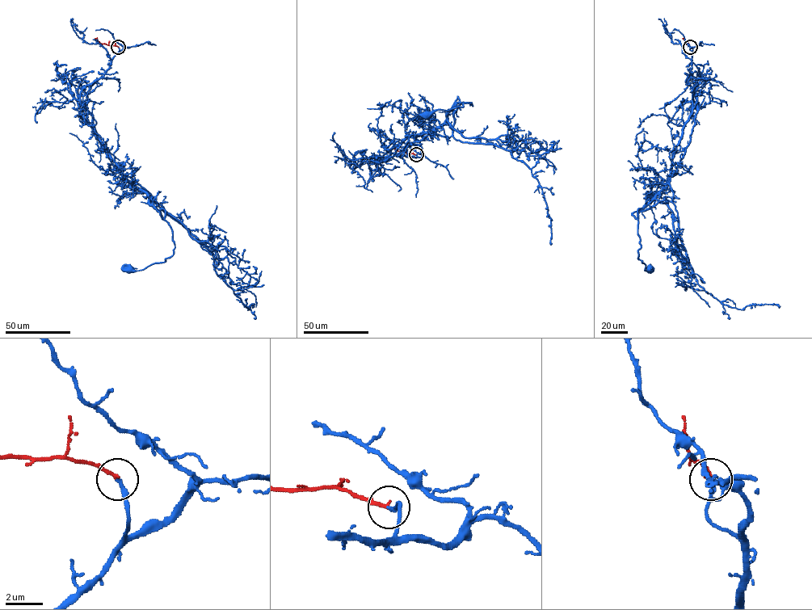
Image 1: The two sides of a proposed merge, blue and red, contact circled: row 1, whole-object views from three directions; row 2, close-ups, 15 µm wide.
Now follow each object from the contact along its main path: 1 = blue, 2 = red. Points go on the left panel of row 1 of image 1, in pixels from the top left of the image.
1: (118, 47), (106, 73), (81, 92), (80, 104), (119, 172), (170, 225), (174, 245), (164, 262), (129, 269)
2: (118, 47), (101, 44), (94, 38)

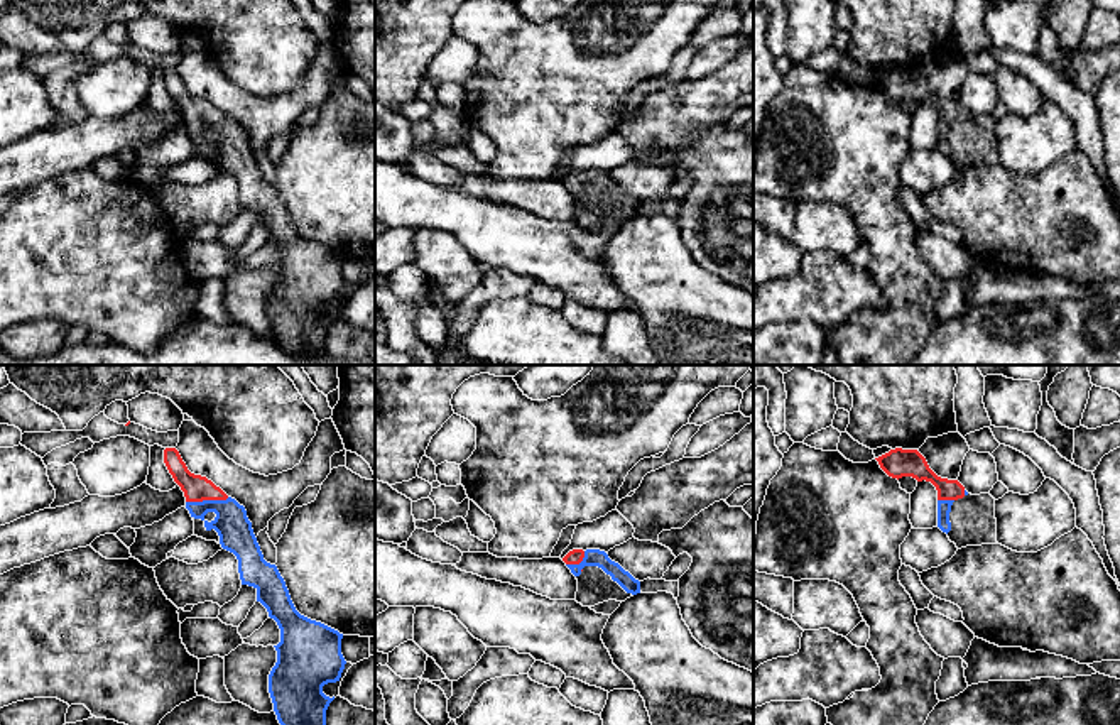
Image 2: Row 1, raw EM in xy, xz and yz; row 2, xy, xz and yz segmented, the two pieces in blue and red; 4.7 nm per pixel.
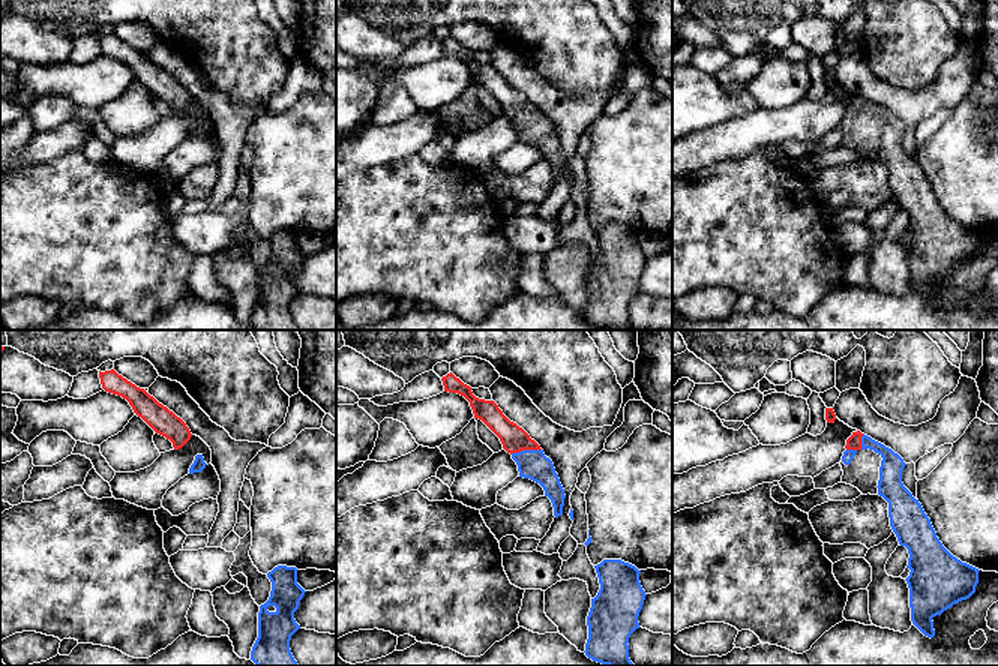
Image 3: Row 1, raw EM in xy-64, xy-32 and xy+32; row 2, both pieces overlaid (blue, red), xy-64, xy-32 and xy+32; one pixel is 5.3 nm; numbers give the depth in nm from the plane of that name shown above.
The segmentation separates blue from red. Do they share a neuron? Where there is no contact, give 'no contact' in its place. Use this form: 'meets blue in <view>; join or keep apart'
meets blue in xy; join

